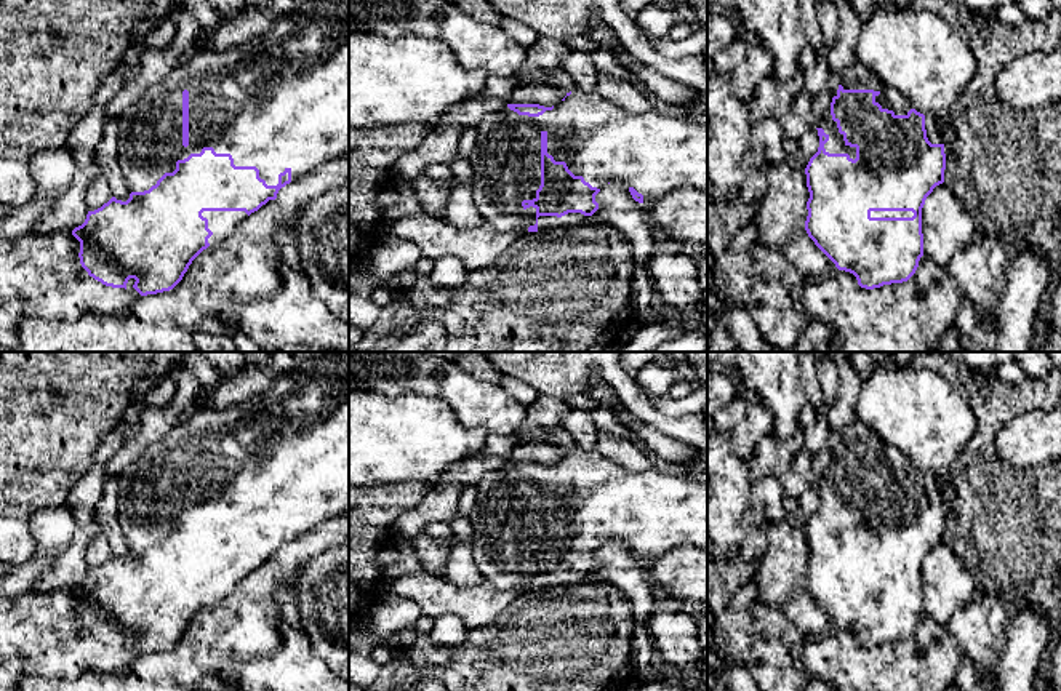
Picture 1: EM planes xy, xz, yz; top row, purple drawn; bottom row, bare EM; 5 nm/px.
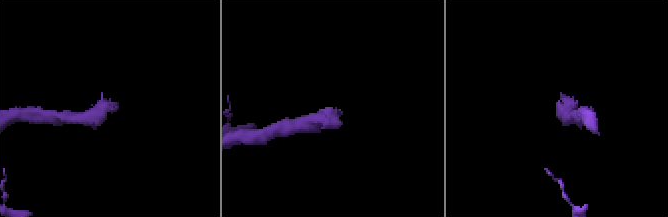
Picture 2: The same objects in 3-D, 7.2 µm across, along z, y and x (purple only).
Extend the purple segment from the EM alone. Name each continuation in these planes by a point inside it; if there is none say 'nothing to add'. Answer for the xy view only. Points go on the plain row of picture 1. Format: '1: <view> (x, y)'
1: xy (280, 458)

